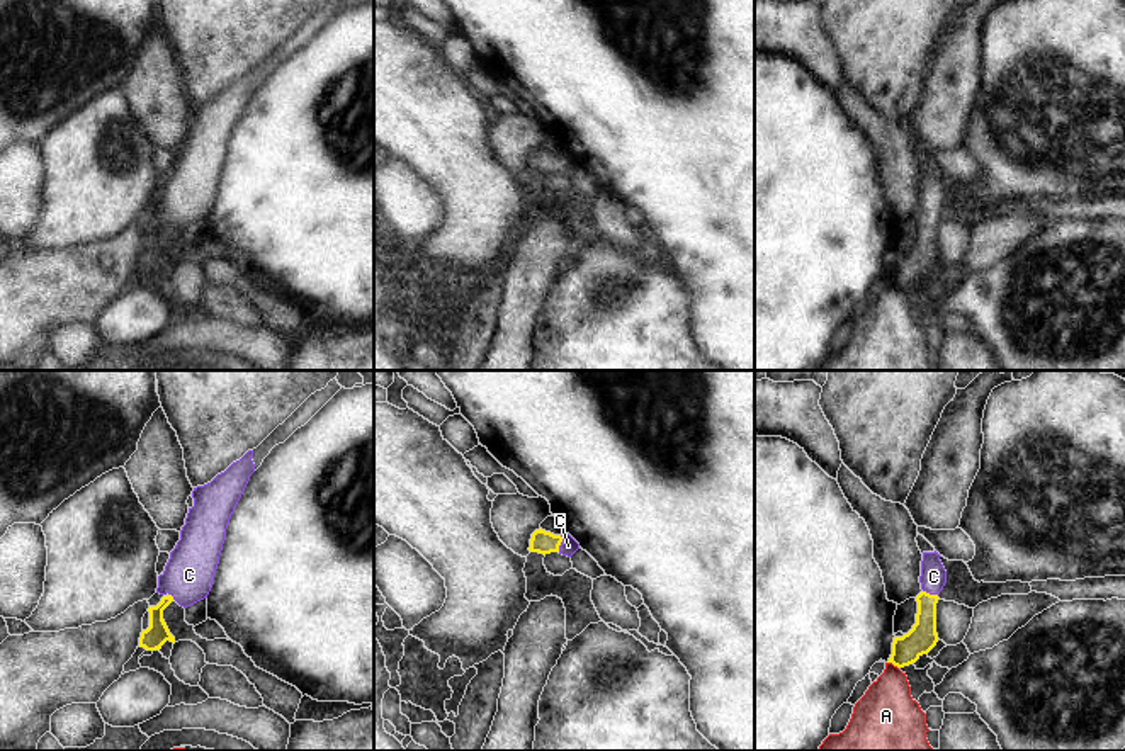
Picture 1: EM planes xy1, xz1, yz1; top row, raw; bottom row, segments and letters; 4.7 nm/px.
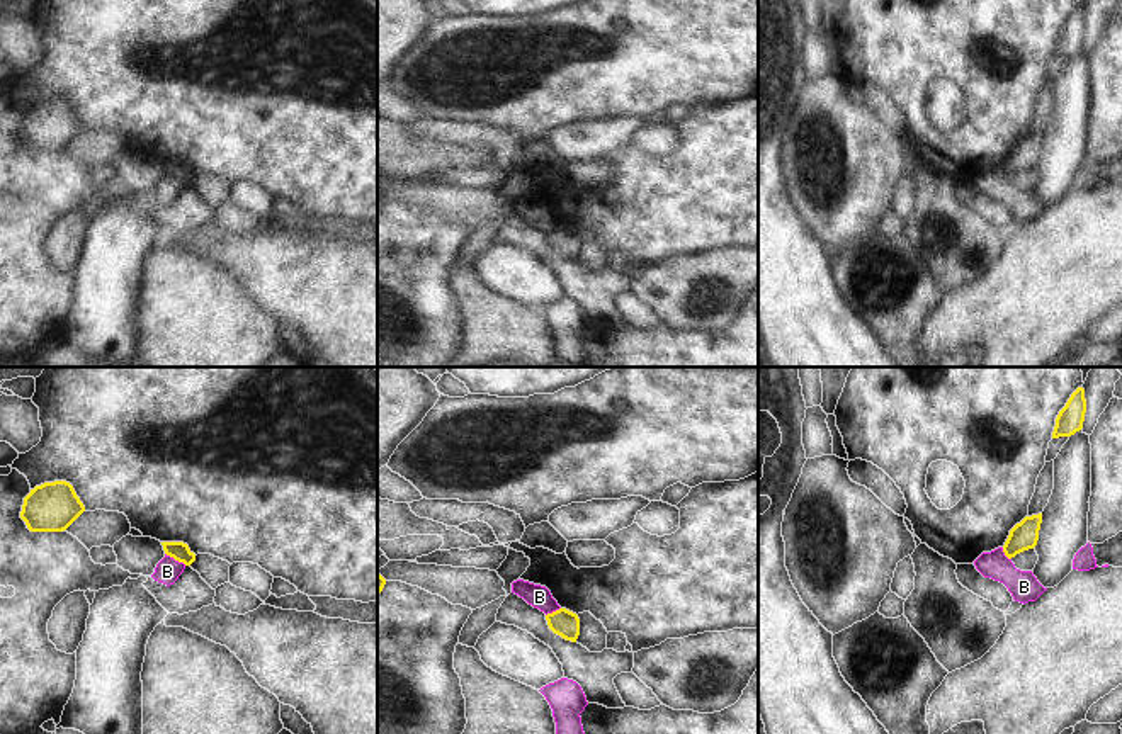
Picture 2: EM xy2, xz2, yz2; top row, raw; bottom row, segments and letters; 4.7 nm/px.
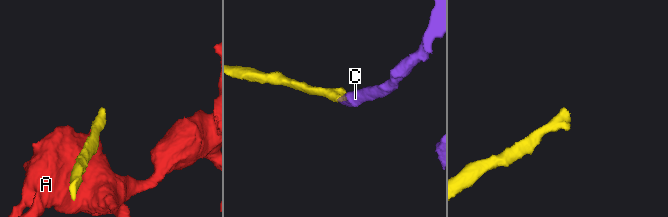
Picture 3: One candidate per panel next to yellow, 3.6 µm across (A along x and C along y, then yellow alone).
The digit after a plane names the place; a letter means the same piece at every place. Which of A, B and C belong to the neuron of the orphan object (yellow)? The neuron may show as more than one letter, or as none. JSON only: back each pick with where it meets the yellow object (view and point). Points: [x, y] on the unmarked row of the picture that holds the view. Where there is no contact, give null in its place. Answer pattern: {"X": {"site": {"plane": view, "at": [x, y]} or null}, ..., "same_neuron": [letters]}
{"C": {"site": {"plane": "xz1", "at": [559, 163]}}, "same_neuron": ["C"]}

